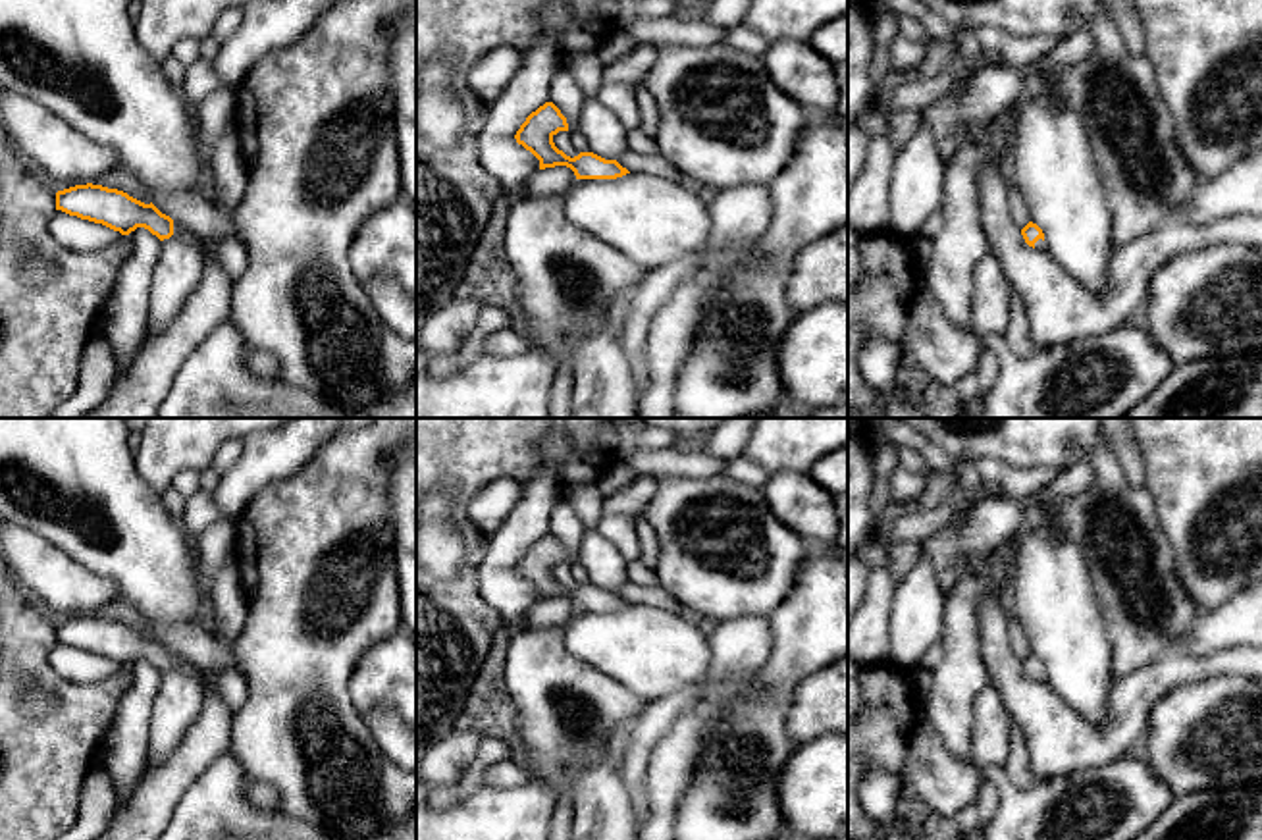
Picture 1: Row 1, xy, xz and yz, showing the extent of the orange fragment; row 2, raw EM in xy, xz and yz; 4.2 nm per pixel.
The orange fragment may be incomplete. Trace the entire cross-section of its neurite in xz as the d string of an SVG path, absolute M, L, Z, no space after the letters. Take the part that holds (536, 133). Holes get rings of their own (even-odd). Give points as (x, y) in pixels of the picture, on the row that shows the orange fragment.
M545 102L526 118L514 139L539 160L539 170L566 166L576 179L617 179L630 173L617 160L605 160L593 152L566 156L553 143L559 131L568 131L566 118L553 102Z

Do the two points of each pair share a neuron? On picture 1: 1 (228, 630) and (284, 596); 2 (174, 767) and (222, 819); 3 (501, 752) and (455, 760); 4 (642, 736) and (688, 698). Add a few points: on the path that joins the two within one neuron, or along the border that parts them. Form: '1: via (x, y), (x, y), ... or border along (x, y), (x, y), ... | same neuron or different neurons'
1: border along (241, 577), (247, 619), (230, 646) | different neurons
2: border along (224, 754), (184, 792), (166, 819) | different neurons
3: border along (482, 738), (469, 767), (442, 787) | different neurons
4: via (654, 725), (677, 704) | same neuron

